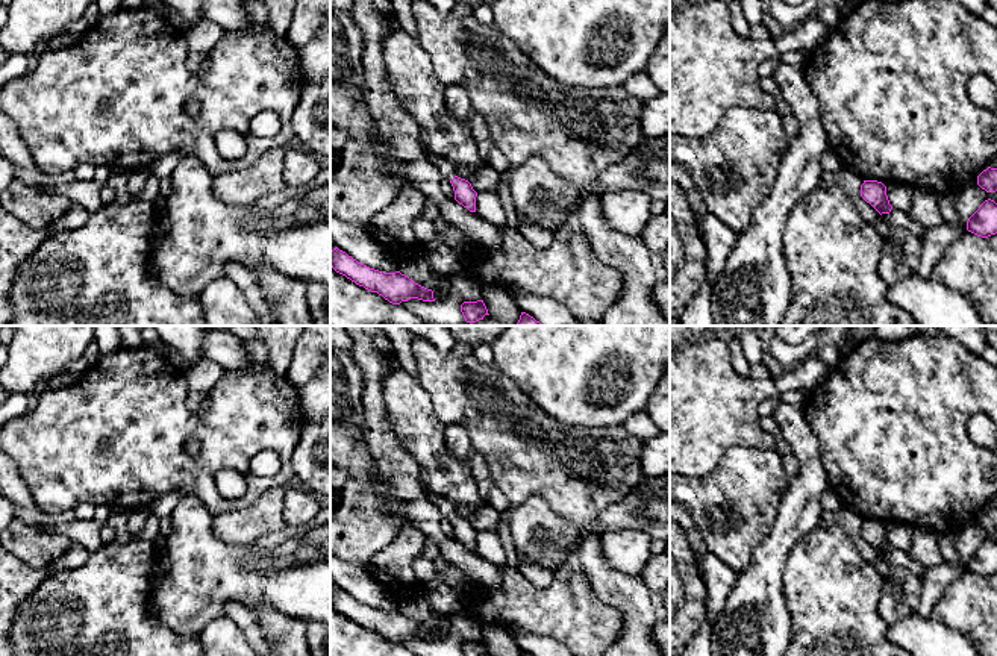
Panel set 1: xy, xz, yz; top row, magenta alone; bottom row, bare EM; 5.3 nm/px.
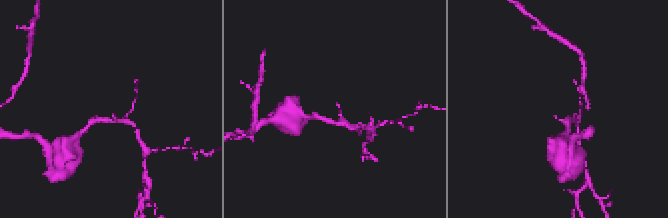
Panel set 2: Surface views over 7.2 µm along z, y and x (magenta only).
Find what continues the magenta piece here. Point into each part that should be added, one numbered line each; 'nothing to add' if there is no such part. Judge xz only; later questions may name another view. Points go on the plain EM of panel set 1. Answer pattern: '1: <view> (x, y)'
1: xz (447, 509)

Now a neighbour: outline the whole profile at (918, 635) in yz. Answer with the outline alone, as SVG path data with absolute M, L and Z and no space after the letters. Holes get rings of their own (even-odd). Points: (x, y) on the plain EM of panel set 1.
M914 611L888 626L888 639L912 656L979 656L961 632Z

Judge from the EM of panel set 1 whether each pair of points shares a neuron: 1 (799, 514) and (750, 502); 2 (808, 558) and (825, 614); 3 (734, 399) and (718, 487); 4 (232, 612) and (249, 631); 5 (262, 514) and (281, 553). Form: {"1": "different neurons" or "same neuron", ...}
{"1": "different neurons", "2": "same neuron", "3": "different neurons", "4": "same neuron", "5": "different neurons"}

